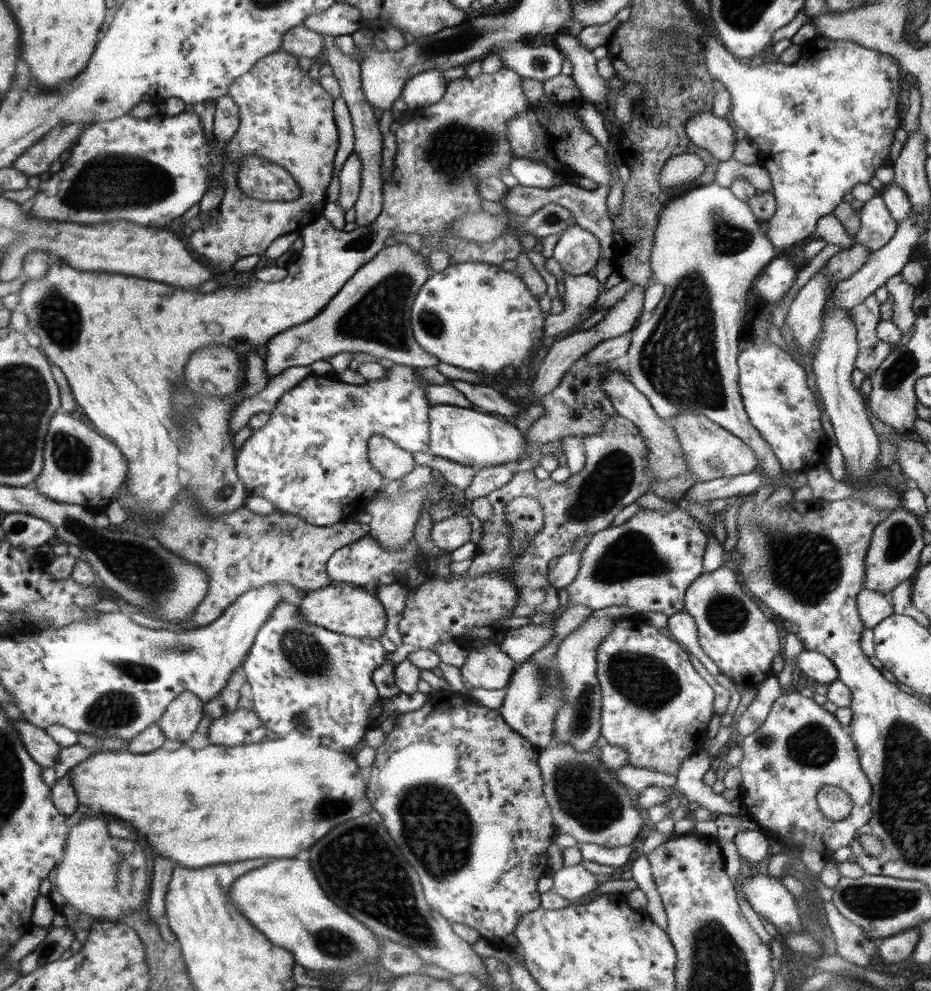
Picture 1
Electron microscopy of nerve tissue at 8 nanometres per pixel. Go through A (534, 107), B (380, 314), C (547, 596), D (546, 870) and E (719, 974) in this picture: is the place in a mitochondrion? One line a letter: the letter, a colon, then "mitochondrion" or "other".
A: other
B: mitochondrion
C: other
D: other
E: mitochondrion

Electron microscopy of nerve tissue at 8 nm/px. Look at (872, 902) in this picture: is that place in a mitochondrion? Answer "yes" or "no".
yes

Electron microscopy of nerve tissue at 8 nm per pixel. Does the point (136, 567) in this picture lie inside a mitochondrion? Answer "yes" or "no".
yes

